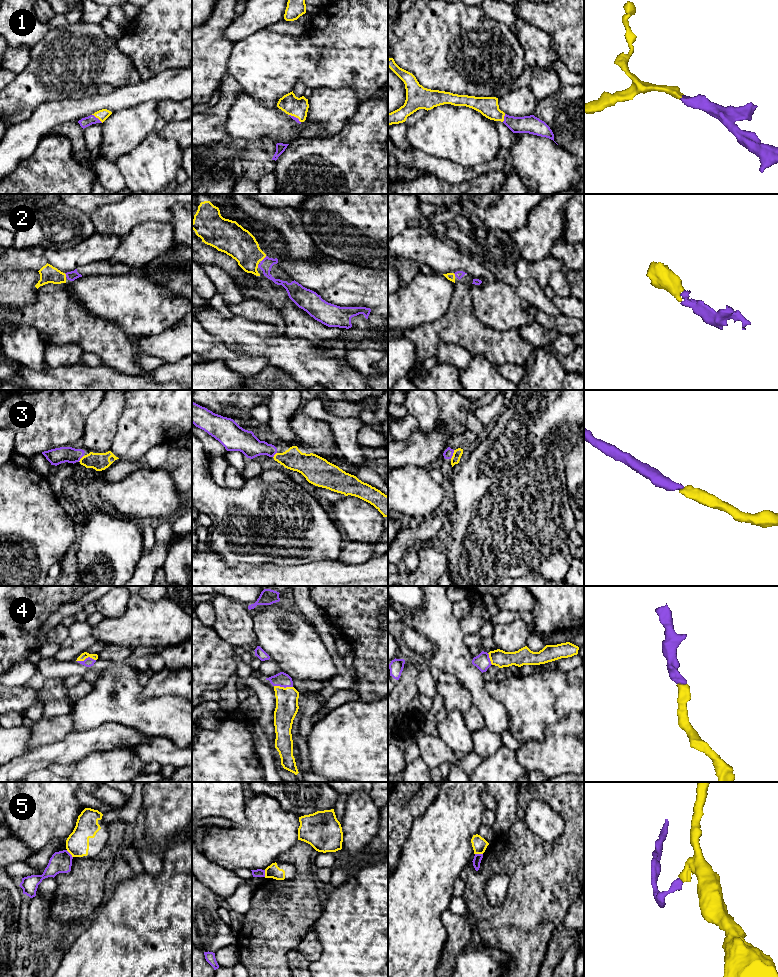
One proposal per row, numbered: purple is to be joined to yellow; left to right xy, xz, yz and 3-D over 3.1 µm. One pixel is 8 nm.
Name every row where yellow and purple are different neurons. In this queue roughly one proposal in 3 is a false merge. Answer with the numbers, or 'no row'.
5

